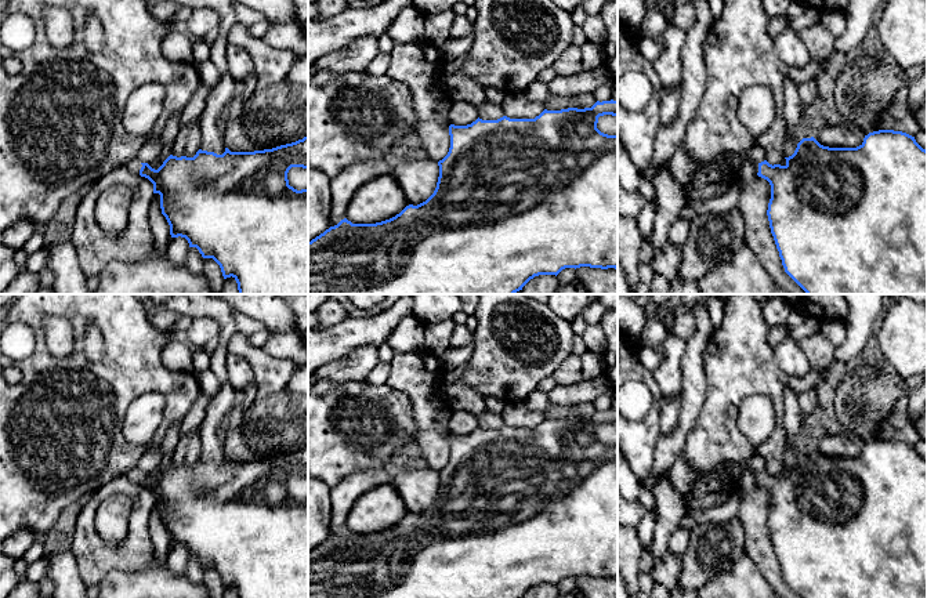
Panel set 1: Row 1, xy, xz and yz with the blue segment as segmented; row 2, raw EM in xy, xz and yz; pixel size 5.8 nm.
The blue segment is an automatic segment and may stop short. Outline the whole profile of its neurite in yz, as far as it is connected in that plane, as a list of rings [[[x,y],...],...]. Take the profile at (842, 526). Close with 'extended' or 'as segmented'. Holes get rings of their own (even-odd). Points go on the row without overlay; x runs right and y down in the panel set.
[[[879,439],[865,445],[857,457],[829,457],[814,446],[803,447],[786,474],[758,472],[757,485],[771,494],[768,530],[785,581],[801,598],[927,598],[927,460],[915,446],[894,439]]]; as segmented

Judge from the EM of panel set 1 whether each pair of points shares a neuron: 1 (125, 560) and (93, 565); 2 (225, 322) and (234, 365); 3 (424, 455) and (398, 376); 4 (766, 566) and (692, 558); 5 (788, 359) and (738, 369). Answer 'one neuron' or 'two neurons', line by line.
1: one neuron
2: two neurons
3: one neuron
4: two neurons
5: two neurons

